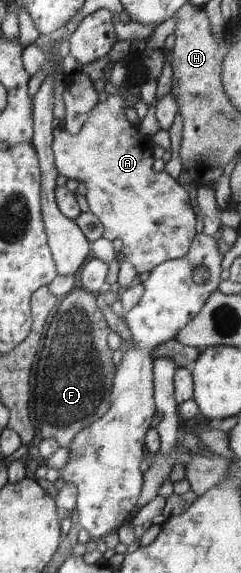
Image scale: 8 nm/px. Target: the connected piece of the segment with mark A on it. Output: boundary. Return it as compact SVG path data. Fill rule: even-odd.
M130 51L123 85L116 87L116 94L109 94L103 103L97 101L79 133L72 135L60 126L54 129L51 142L58 175L85 184L89 212L96 215L104 227L102 237L109 241L121 239L123 246L119 258L135 266L142 276L160 263L187 255L197 234L197 214L193 212L187 189L166 171L153 171L155 145L125 116L124 107L135 109L135 103L142 98L142 95L131 94L128 88L141 85L147 77L147 72L141 73L139 66L144 55L145 52Z

